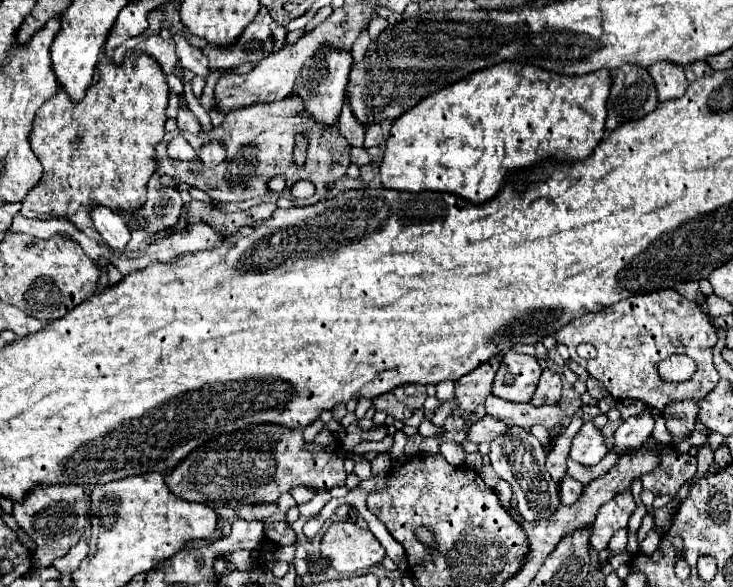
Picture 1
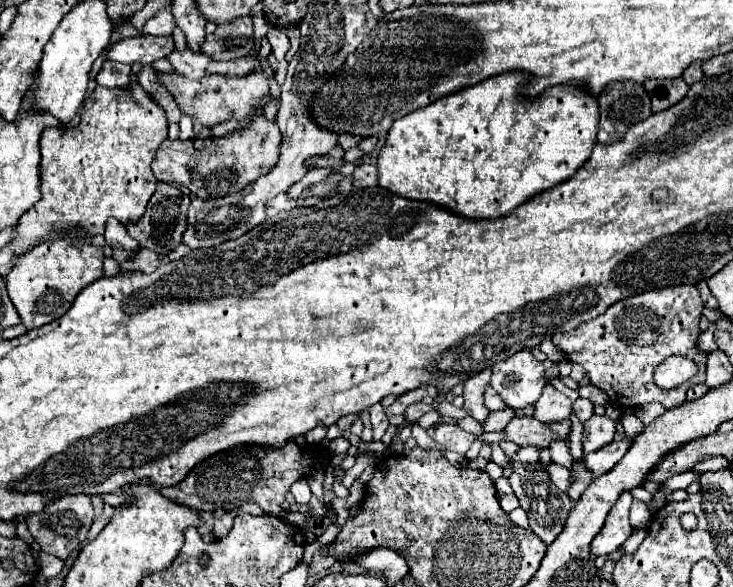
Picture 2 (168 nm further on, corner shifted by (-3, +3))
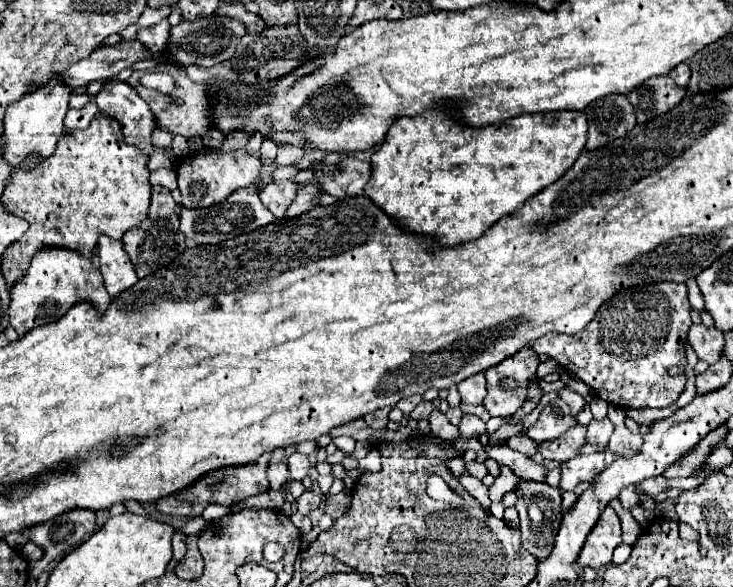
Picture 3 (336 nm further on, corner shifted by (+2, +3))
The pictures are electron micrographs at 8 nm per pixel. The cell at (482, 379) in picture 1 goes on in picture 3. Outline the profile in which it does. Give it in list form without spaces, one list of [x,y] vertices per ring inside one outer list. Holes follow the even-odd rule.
[[[465,415],[457,429],[463,439],[479,439],[485,433],[485,423],[475,415]]]

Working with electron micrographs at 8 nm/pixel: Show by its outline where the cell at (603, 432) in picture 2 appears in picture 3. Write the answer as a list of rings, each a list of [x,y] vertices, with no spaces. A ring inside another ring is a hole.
[[[609,419],[603,421],[591,421],[587,427],[587,439],[589,443],[599,443],[599,445],[607,445],[609,437],[613,433],[613,423]]]

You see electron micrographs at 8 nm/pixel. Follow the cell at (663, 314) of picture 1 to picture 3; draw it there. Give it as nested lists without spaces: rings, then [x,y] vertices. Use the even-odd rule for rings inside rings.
[[[651,283],[643,287],[625,289],[605,301],[595,319],[575,335],[559,335],[547,333],[533,343],[533,351],[537,355],[545,353],[547,357],[555,359],[567,373],[583,379],[599,399],[625,407],[625,409],[643,409],[643,407],[669,407],[673,405],[681,391],[685,389],[687,375],[667,375],[671,365],[687,365],[685,357],[685,343],[687,331],[691,327],[691,305],[687,299],[685,283]]]

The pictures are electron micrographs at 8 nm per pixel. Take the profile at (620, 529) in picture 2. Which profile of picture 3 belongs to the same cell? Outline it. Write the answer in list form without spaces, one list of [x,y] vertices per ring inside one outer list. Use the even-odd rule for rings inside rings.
[[[607,507],[591,533],[585,539],[585,545],[577,557],[579,567],[591,567],[591,569],[601,569],[611,563],[613,549],[621,543],[621,523],[617,513]]]

